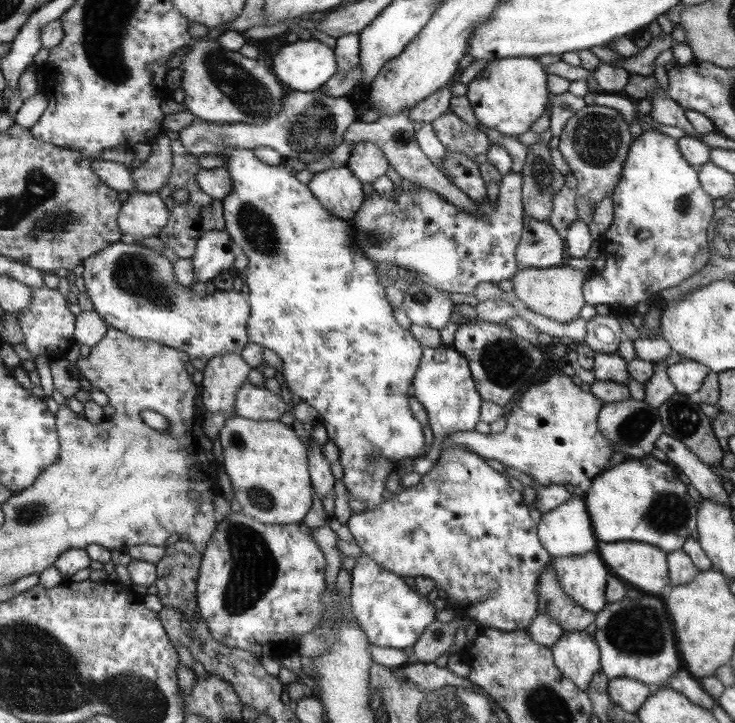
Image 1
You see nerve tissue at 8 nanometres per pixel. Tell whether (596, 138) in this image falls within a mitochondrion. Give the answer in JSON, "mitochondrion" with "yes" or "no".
{"mitochondrion":"yes"}

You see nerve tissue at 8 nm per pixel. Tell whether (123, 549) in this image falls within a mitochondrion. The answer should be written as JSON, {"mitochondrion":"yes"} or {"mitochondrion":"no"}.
{"mitochondrion":"no"}

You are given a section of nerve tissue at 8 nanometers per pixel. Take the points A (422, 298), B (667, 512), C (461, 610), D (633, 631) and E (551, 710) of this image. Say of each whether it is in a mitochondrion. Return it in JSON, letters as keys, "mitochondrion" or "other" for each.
{"A":"mitochondrion","B":"mitochondrion","C":"other","D":"mitochondrion","E":"mitochondrion"}

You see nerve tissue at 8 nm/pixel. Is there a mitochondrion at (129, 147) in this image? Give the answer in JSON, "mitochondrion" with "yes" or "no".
{"mitochondrion":"no"}

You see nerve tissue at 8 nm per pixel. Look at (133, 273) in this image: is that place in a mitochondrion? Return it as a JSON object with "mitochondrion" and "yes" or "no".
{"mitochondrion":"yes"}

